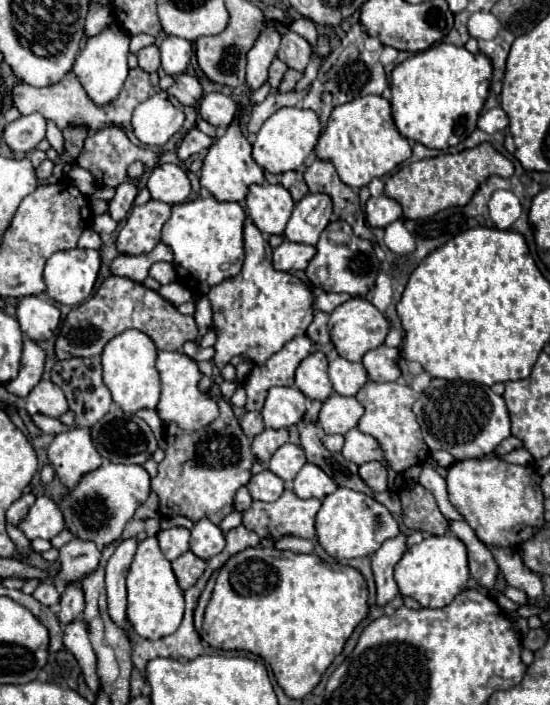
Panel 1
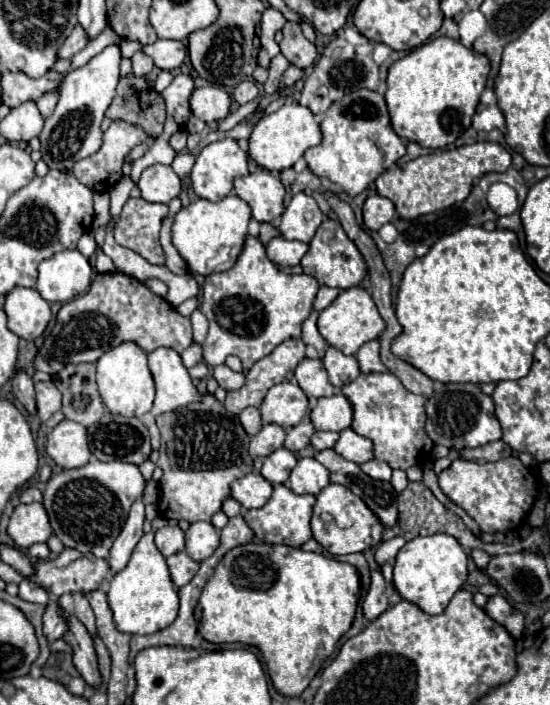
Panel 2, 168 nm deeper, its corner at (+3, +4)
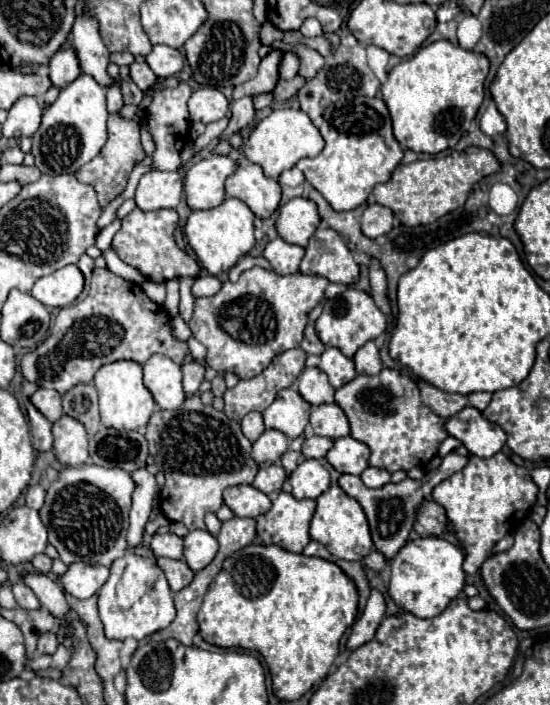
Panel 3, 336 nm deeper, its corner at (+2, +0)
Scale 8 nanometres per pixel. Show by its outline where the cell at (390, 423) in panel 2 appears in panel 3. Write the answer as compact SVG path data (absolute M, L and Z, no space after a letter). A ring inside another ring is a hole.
M383 368L377 376L365 376L365 374L355 376L349 384L341 386L335 392L335 404L345 412L347 420L351 424L351 436L369 446L369 450L371 450L369 466L375 466L375 468L383 466L389 472L411 470L415 466L425 468L429 464L429 460L433 456L437 456L439 444L449 436L445 432L445 420L421 402L417 382L411 380L407 374L403 374L401 370Z

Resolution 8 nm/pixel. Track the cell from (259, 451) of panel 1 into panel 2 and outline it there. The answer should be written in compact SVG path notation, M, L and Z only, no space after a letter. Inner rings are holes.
M264 424L262 430L258 434L252 436L250 440L250 456L268 456L272 454L276 448L280 448L284 444L286 432L282 426L278 424Z

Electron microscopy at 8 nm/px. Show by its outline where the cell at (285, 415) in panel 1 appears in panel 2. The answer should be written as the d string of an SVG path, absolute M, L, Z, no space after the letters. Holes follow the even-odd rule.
M296 380L272 386L260 406L264 424L278 424L282 428L296 426L308 408L308 398Z

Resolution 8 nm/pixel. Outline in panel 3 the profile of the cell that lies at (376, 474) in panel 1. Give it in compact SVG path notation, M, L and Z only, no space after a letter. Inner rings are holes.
M365 468L365 472L361 474L361 480L367 488L381 488L391 480L391 474L383 468Z

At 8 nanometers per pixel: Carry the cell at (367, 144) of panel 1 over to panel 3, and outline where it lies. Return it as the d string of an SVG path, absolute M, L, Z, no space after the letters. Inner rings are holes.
M355 98L353 112L355 114L349 116L345 108L329 106L323 112L323 124L319 126L325 140L323 152L317 158L303 158L297 162L305 180L323 194L335 212L347 212L361 206L375 184L391 178L395 166L403 158L403 150L391 130L387 106L381 98Z

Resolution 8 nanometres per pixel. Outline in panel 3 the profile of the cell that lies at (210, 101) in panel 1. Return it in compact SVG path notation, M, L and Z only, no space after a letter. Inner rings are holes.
M201 86L189 98L189 114L193 122L215 122L229 112L229 102L219 88Z

